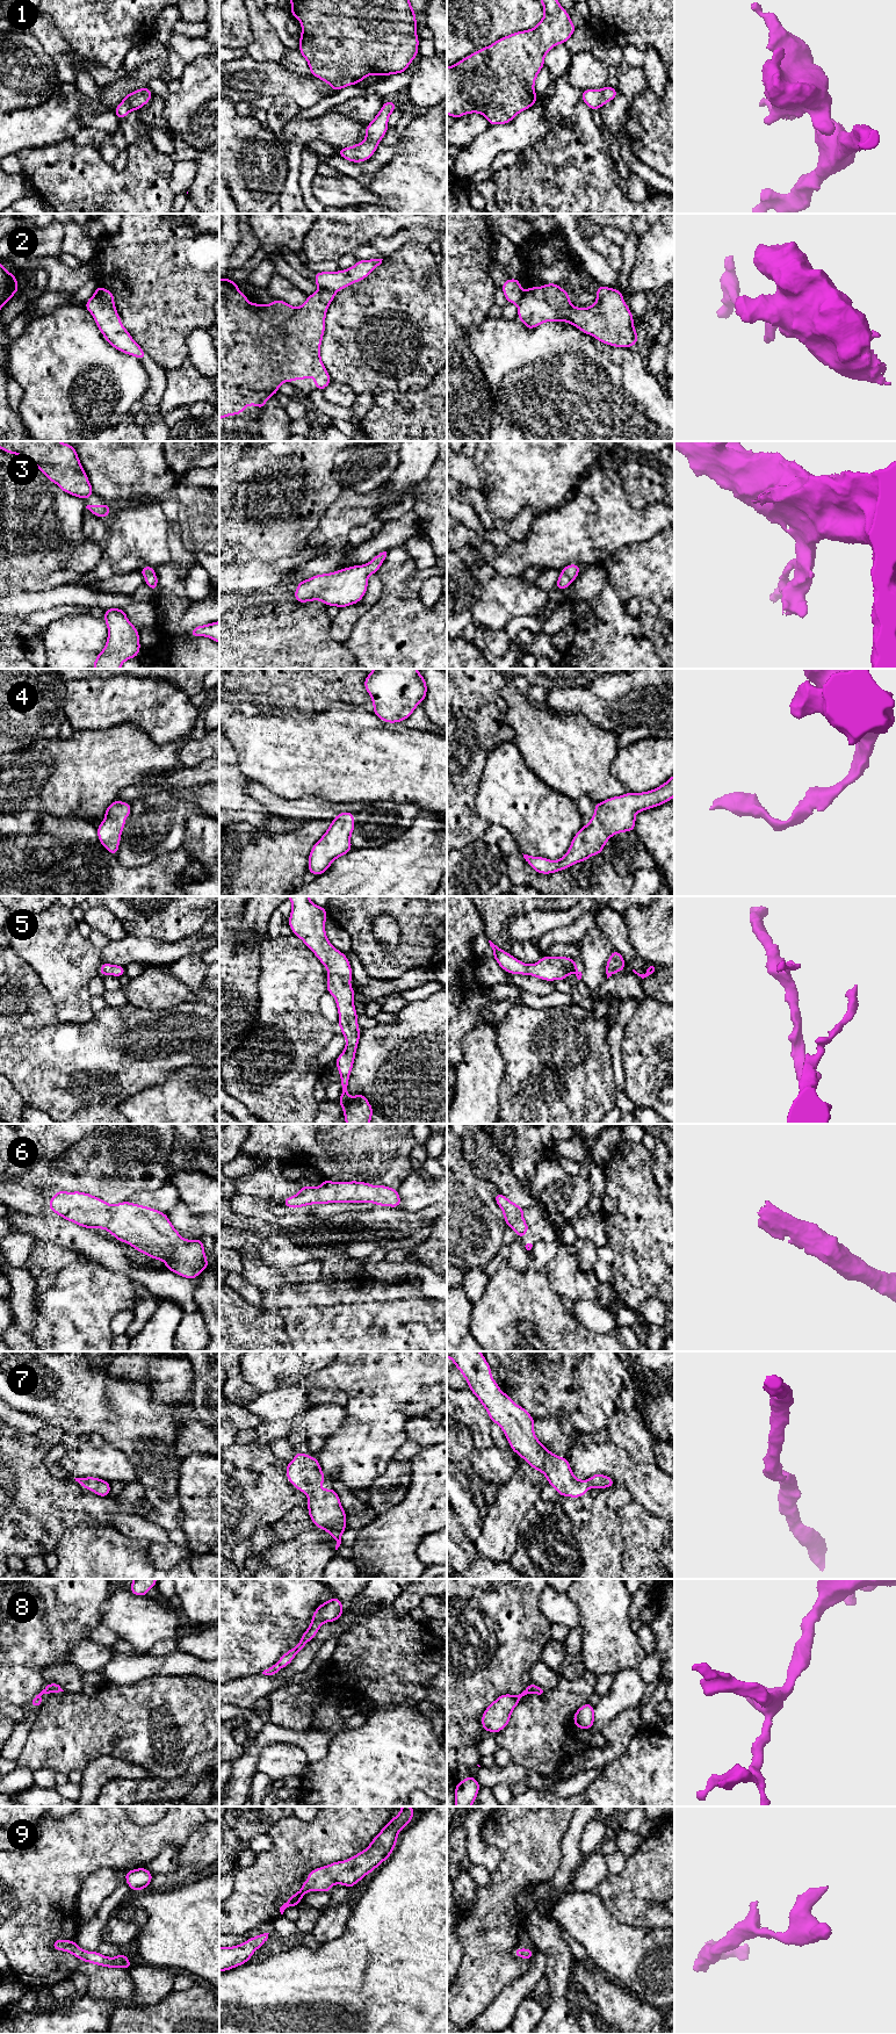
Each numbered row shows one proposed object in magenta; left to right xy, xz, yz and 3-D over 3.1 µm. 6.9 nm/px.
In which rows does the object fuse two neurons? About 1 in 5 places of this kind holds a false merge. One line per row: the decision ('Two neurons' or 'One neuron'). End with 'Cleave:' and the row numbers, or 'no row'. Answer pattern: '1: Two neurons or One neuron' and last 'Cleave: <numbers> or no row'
1: One neuron
2: Two neurons
3: One neuron
4: One neuron
5: One neuron
6: One neuron
7: One neuron
8: One neuron
9: One neuron
Cleave: 2

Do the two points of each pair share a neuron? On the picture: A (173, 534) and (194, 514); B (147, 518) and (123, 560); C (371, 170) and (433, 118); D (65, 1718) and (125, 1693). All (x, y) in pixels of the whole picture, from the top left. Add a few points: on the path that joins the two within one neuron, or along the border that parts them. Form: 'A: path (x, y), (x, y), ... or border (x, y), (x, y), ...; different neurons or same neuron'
A: border (180, 534), (182, 546), (193, 559); different neurons
B: path (143, 528), (128, 543), (127, 549); same neuron
C: border (397, 151), (377, 171); different neurons
D: path (80, 1718), (100, 1718), (110, 1708); same neuron

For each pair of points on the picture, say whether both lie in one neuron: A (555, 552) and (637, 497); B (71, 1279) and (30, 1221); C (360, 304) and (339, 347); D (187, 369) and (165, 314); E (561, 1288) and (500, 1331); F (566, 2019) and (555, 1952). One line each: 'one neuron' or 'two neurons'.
A: two neurons
B: two neurons
C: one neuron
D: two neurons
E: two neurons
F: one neuron

